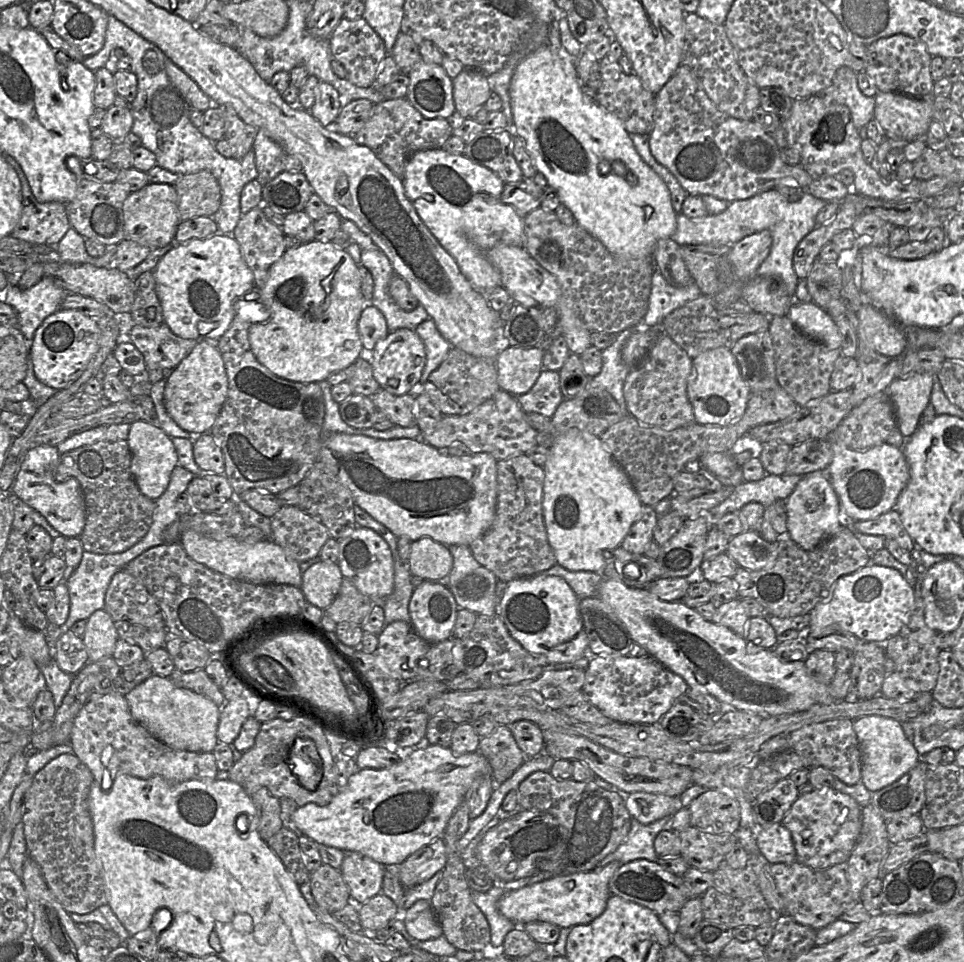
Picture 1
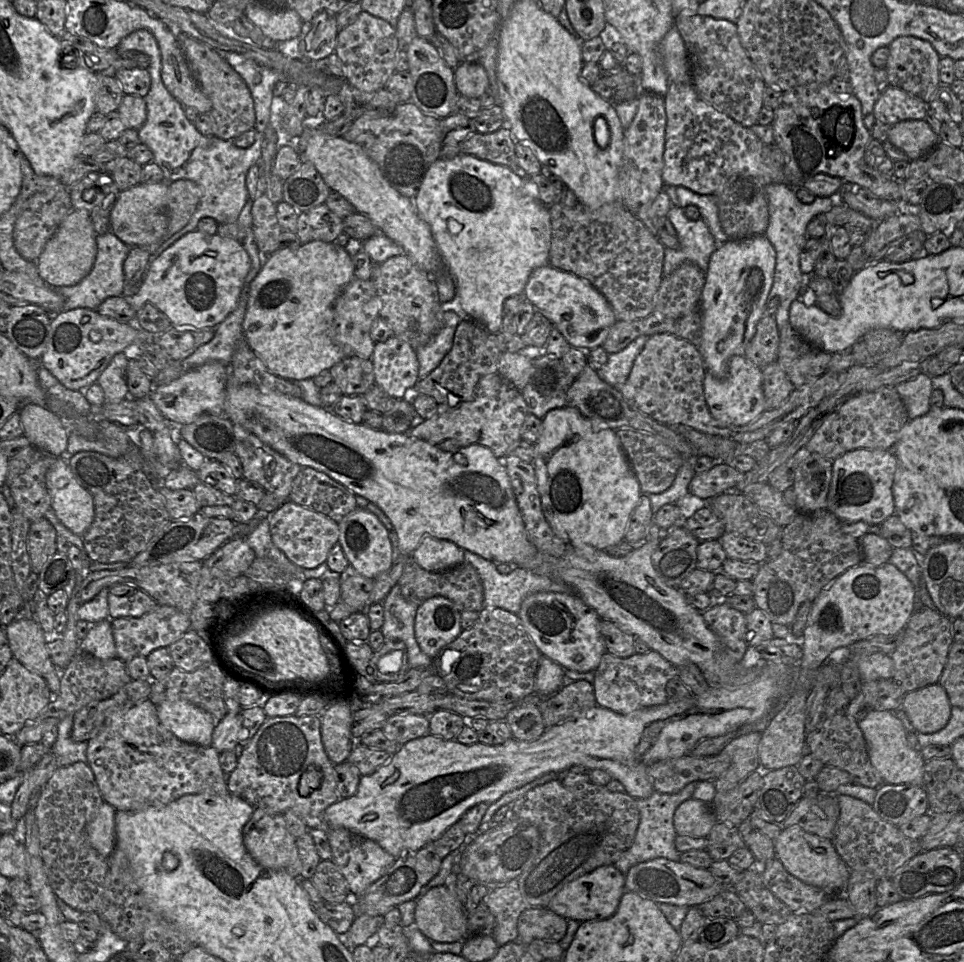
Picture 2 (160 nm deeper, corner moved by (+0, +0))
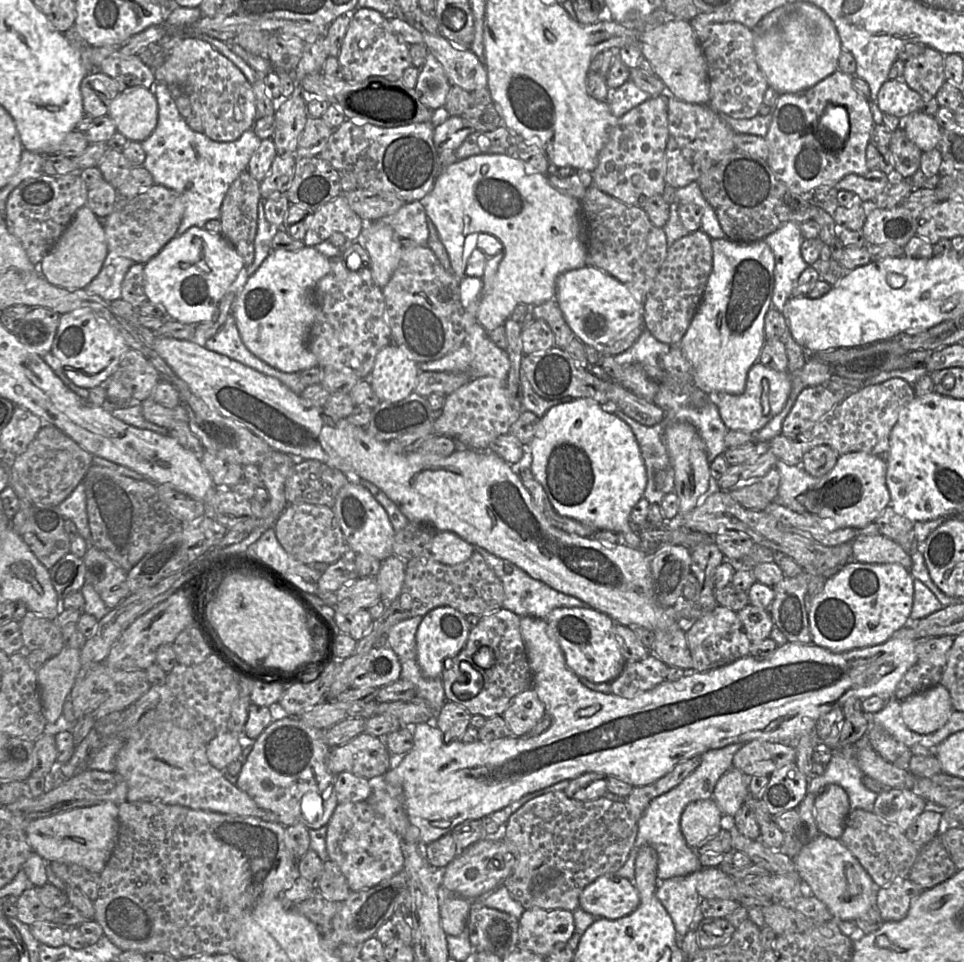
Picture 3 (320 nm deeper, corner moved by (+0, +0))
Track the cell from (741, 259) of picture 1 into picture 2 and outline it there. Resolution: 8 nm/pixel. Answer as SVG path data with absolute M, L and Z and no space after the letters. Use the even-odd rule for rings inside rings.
M764 235L728 240L719 244L711 255L700 300L702 337L698 350L706 371L716 378L726 377L732 356L744 355L758 322L765 315L775 264L775 249Z

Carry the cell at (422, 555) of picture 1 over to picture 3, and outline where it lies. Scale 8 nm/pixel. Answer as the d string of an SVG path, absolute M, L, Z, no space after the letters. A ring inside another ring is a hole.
M436 532L429 552L439 563L453 566L467 561L474 552L474 545L453 532Z

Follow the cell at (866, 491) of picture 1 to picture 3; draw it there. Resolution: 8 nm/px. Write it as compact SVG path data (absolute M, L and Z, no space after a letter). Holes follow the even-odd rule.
M861 451L840 455L835 466L822 477L814 477L801 465L788 465L782 460L777 461L775 468L780 474L775 501L794 512L823 521L830 530L864 528L890 505L886 484L887 462L877 455Z

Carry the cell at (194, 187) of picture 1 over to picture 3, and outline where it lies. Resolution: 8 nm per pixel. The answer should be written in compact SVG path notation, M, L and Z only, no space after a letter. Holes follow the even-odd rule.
M153 184L132 198L119 197L106 218L99 218L104 227L108 251L145 264L172 238L181 224L185 211L182 197L161 184Z

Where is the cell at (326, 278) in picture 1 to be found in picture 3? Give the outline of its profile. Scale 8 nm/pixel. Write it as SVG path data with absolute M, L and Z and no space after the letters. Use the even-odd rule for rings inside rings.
M313 246L298 251L272 250L246 282L234 302L234 317L244 345L268 365L287 373L318 366L317 357L309 348L310 331L317 316L317 283L329 272L330 260Z

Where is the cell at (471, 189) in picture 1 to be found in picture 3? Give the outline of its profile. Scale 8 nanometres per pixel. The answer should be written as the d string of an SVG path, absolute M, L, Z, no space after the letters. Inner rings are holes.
M481 154L457 160L439 174L421 203L445 247L452 273L460 282L465 278L462 254L464 239L469 234L488 233L501 243L502 251L492 256L480 278L482 288L476 320L487 332L503 325L518 303L539 305L553 300L557 277L587 265L586 224L580 200L560 193L548 182L547 176L530 170L517 157Z

